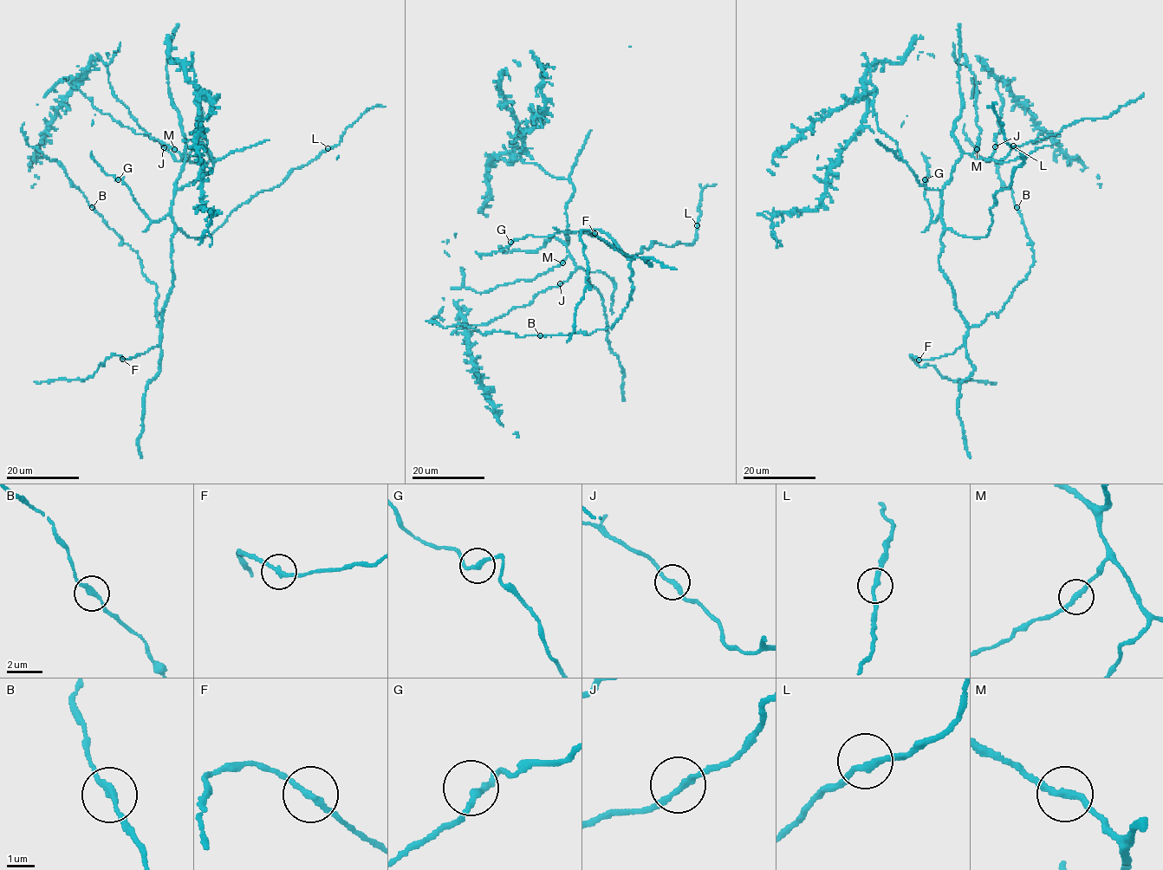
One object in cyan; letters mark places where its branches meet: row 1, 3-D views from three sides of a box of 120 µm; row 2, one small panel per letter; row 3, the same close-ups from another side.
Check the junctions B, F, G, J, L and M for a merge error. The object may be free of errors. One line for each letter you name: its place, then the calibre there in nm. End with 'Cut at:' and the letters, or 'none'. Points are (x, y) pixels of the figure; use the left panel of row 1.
Cut at: none

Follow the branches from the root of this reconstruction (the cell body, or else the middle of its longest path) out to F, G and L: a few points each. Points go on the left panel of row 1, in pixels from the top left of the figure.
F: (172, 235), (171, 256), (173, 278), (162, 314), (159, 343), (134, 358), (122, 359)
G: (172, 235), (174, 223), (169, 215), (152, 221), (139, 206), (123, 178), (118, 179)
L: (172, 235), (180, 229), (189, 236), (211, 235), (232, 211), (328, 148)

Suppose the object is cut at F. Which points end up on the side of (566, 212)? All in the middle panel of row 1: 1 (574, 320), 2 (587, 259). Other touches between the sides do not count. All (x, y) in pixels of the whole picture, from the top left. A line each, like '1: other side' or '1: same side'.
1: other side
2: other side

